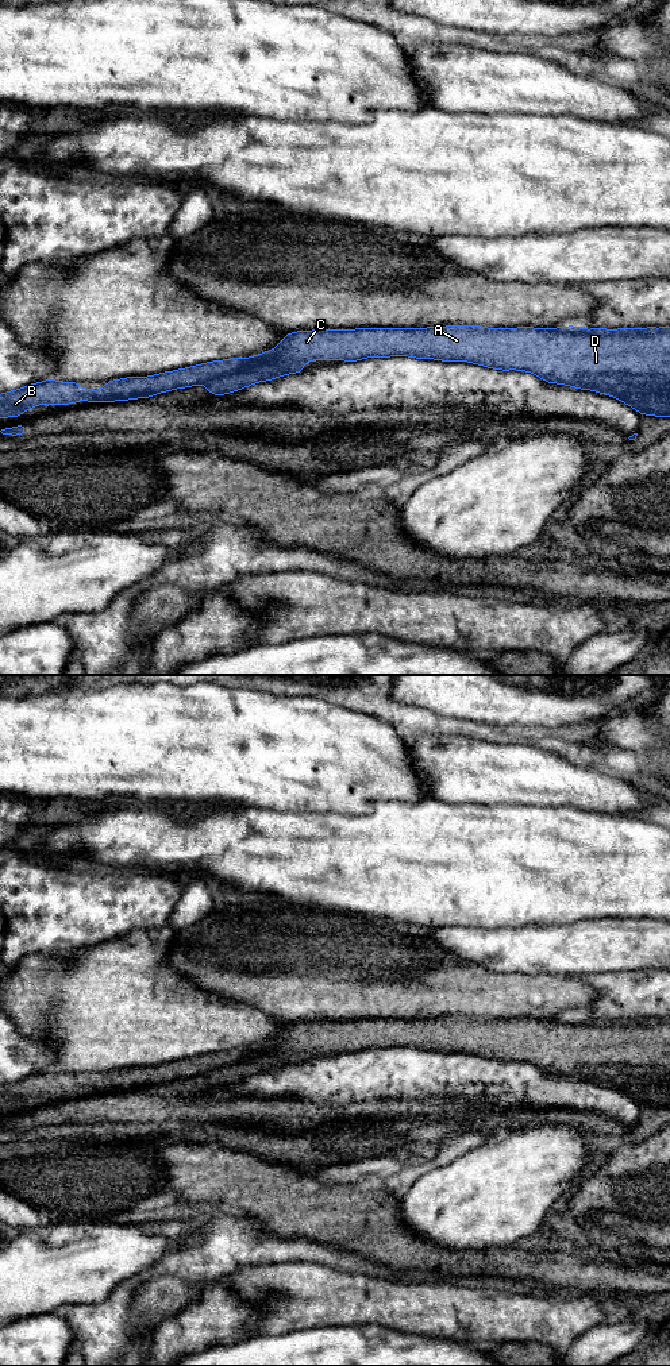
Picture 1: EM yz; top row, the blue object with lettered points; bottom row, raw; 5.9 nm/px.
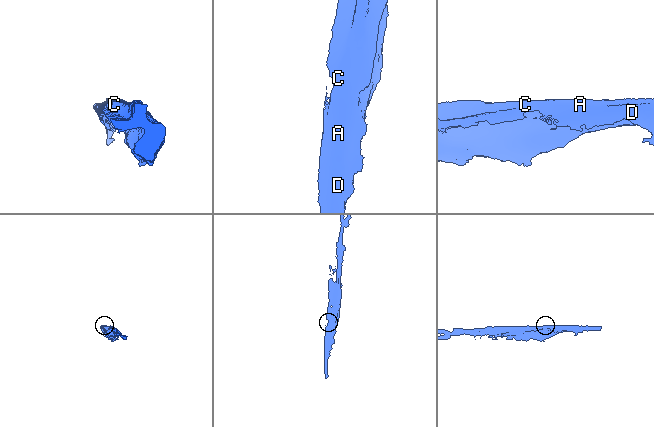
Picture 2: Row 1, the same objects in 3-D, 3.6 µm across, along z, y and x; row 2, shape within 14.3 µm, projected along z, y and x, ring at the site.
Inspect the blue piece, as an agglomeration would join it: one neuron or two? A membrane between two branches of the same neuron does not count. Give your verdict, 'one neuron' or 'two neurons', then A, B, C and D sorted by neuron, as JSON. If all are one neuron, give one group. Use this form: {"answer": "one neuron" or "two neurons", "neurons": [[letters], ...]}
{"answer": "two neurons", "neurons": [["A", "C", "D"], ["B"]]}

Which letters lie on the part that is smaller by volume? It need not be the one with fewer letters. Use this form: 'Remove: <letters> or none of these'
Remove: B

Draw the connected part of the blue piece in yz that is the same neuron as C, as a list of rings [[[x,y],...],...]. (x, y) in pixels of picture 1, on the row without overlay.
[[[448,1016],[430,1019],[358,1019],[358,1020],[315,1020],[289,1023],[280,1035],[254,1049],[259,1050],[258,1057],[249,1057],[236,1064],[222,1066],[207,1073],[204,1077],[211,1087],[224,1087],[258,1073],[272,1072],[286,1065],[305,1062],[309,1051],[346,1051],[357,1053],[365,1049],[411,1047],[417,1050],[436,1050],[442,1053],[465,1051],[494,1061],[519,1061],[536,1065],[547,1074],[566,1076],[582,1081],[593,1081],[615,1088],[628,1097],[636,1100],[640,1107],[670,1110],[670,1018],[663,1019],[607,1019],[584,1020],[579,1018],[558,1019],[485,1019],[481,1016]]]

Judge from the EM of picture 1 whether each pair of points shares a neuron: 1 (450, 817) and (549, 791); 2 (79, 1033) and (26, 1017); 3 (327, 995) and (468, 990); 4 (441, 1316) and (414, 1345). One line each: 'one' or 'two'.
1: two
2: one
3: one
4: two

